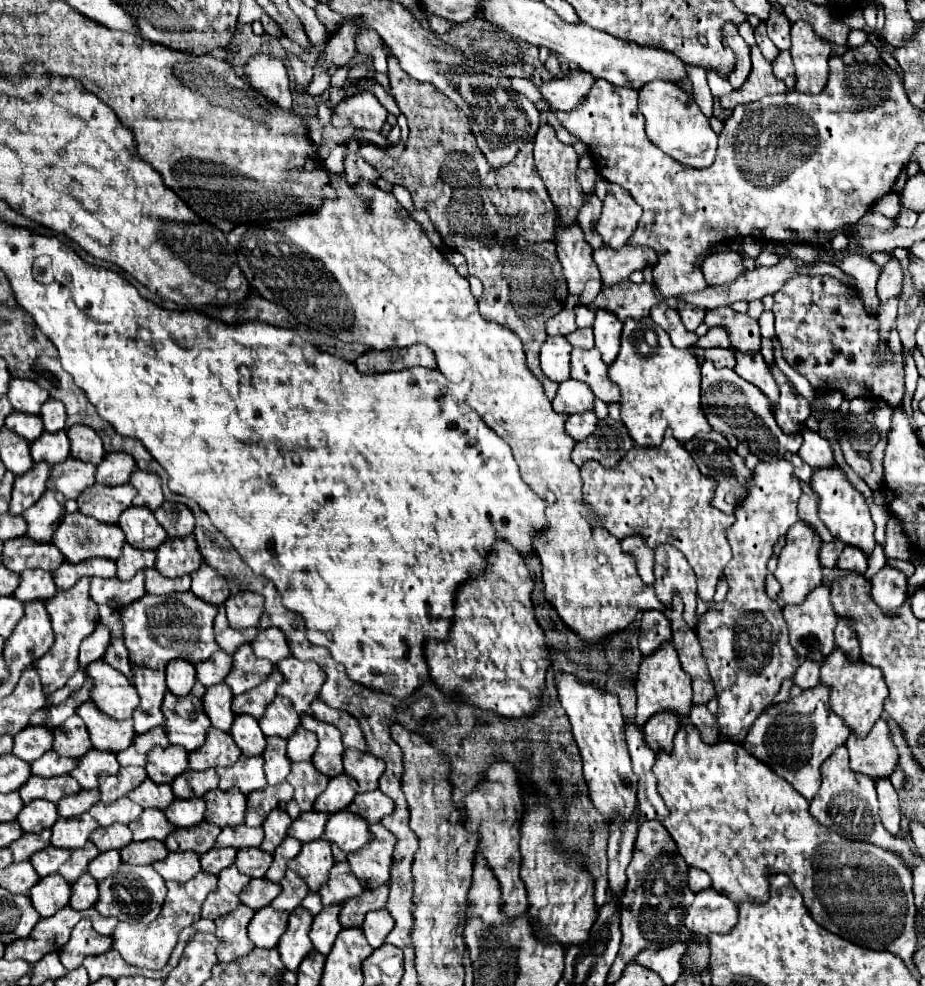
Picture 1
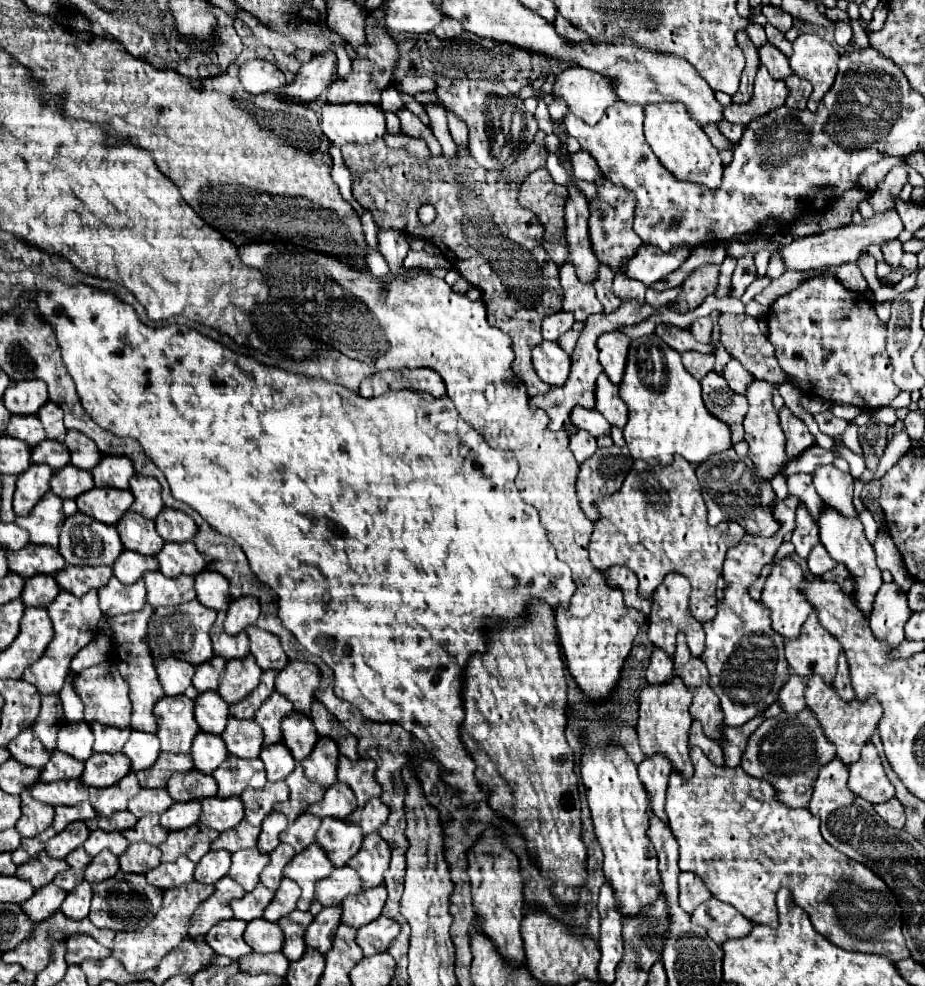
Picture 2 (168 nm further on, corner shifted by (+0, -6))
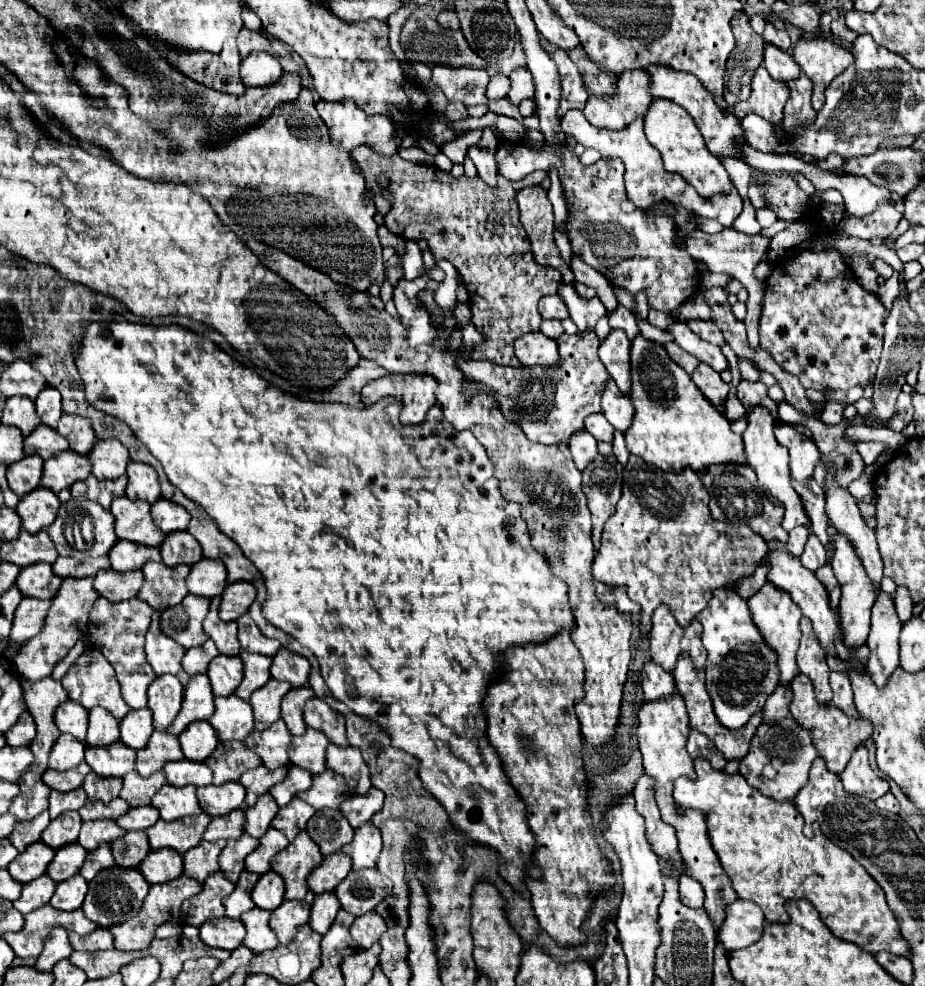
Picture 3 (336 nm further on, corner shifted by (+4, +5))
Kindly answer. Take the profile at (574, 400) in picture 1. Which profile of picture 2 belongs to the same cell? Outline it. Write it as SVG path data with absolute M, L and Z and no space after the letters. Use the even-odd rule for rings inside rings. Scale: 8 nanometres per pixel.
M575 407L575 411L571 411L571 423L575 423L575 427L589 431L593 437L605 435L611 431L611 425L607 423L607 419L603 419L603 415L599 415L599 411L595 409L585 409L585 407Z

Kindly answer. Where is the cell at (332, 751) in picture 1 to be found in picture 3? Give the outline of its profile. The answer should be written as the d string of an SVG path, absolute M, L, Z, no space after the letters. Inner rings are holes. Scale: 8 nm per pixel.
M307 728L303 736L295 736L289 744L291 764L309 770L313 776L325 772L325 750L329 746L327 736L315 728Z

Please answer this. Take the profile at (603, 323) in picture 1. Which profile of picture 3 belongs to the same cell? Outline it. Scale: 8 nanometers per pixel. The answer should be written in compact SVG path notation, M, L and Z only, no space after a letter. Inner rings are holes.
M611 330L605 342L599 346L599 358L605 364L611 378L617 382L619 390L627 396L631 390L631 364L629 364L631 342L623 330Z

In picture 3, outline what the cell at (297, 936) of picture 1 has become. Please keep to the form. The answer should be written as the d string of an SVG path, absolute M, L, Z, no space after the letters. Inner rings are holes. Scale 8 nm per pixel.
M283 900L283 904L271 912L269 926L273 928L281 944L289 944L289 940L295 938L297 928L307 922L309 904L305 900Z

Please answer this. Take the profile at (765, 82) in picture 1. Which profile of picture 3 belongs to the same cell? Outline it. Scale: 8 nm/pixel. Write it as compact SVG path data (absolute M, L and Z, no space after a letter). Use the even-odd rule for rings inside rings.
M759 66L759 70L755 72L755 78L751 82L751 98L735 104L733 108L727 108L729 114L743 118L749 114L757 114L773 124L781 124L783 120L783 106L789 98L789 88L783 82L777 82L769 76L769 72Z

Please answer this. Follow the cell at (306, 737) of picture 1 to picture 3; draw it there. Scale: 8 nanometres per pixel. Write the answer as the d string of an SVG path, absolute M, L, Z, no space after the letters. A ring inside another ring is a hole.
M309 686L291 688L283 696L283 700L281 700L281 718L285 720L285 724L287 724L287 728L293 736L301 736L307 730L307 724L303 720L303 706L313 696L315 694Z

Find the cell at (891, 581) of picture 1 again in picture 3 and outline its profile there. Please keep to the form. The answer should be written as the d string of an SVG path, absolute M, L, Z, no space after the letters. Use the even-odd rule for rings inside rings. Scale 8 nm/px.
M881 592L873 606L871 632L867 638L867 646L871 654L865 664L877 688L887 684L891 672L899 668L899 632L901 632L901 624L893 600L889 594Z

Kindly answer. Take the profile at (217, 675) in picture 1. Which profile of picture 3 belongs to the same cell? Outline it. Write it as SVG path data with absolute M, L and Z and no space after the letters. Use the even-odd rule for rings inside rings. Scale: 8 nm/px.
M207 640L207 642L201 644L201 646L195 646L195 648L191 648L191 650L185 650L181 666L183 666L183 670L185 670L189 676L205 674L209 660L213 660L217 654L219 654L219 650L215 648L215 644L213 644L211 640Z

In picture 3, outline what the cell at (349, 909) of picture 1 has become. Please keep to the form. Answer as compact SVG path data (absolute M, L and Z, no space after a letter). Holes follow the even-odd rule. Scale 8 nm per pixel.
M361 868L361 870L351 870L347 874L347 880L343 880L337 888L335 894L343 906L353 916L363 916L391 894L391 880L383 876L377 868Z

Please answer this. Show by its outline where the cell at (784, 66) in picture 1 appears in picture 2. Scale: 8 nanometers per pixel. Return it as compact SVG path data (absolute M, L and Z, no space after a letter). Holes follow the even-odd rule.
M789 75L789 79L785 83L787 83L789 93L791 93L789 99L785 101L785 105L803 109L805 103L807 103L807 99L809 99L809 95L811 95L811 83L805 81L805 79L801 79L801 77L797 77L797 75Z

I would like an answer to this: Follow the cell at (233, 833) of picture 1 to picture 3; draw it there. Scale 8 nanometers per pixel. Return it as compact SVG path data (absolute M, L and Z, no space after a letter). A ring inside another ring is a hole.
M243 810L229 812L227 816L215 816L215 818L211 818L211 824L205 830L203 840L207 840L207 842L215 842L219 838L237 840L239 836L243 836L243 822L245 822Z

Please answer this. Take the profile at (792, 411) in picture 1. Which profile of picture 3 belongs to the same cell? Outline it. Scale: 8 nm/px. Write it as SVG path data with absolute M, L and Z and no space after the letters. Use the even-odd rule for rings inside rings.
M781 424L775 426L775 438L781 446L789 450L791 456L791 474L799 484L809 484L813 478L813 470L821 460L817 446L811 438L799 434L793 426Z

